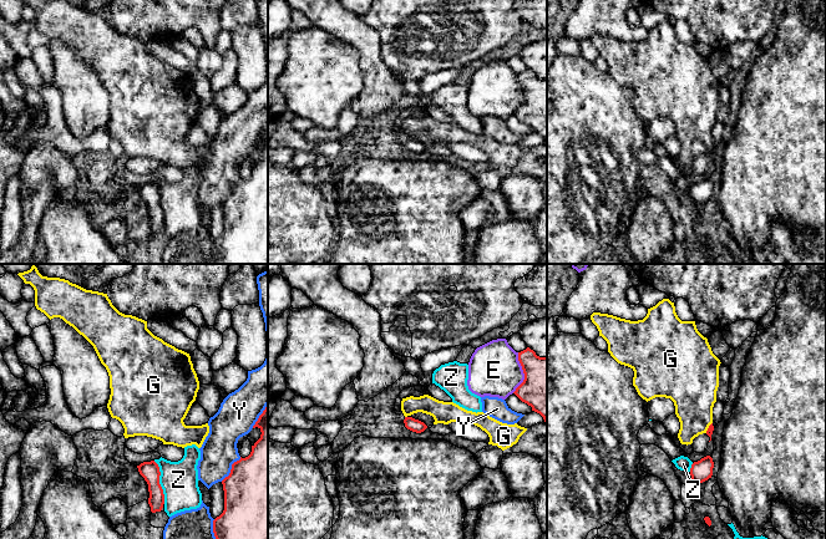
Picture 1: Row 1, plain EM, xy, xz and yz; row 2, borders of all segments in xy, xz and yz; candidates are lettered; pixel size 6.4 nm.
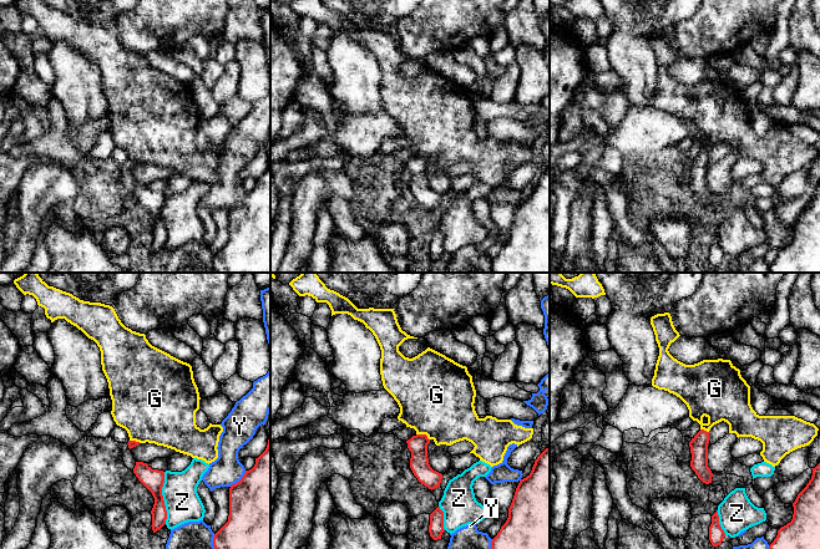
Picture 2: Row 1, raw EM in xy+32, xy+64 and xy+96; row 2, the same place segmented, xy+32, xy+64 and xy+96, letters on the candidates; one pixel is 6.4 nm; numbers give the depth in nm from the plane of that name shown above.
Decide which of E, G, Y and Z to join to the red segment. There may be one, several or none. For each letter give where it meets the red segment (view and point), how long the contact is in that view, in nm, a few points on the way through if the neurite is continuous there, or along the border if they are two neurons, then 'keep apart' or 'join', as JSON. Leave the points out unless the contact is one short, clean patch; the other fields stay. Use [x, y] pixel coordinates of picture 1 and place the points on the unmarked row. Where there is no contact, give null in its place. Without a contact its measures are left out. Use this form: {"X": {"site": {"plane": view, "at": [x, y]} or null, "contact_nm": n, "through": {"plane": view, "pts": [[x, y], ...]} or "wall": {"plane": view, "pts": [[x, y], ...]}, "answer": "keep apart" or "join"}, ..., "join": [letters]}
{"E": {"site": {"plane": "xz", "at": [523, 93]}, "contact_nm": 260, "answer": "keep apart"}, "G": {"site": {"plane": "yz", "at": [709, 148]}, "contact_nm": 80, "wall": {"plane": "yz", "pts": [[712, 143], [705, 153]]}, "answer": "keep apart"}, "Y": {"site": {"plane": "xy", "at": [231, 191]}, "contact_nm": 200, "answer": "keep apart"}, "Z": {"site": {"plane": "xy", "at": [158, 203]}, "contact_nm": 280, "answer": "keep apart"}, "join": []}

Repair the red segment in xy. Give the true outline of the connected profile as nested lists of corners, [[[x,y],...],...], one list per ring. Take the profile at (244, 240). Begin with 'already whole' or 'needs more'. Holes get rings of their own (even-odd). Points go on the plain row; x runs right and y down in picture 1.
already whole; [[[268,126],[253,147],[255,148],[262,156],[252,167],[250,176],[234,183],[229,197],[222,202],[224,232],[213,241],[213,254],[218,264],[268,264]]]

